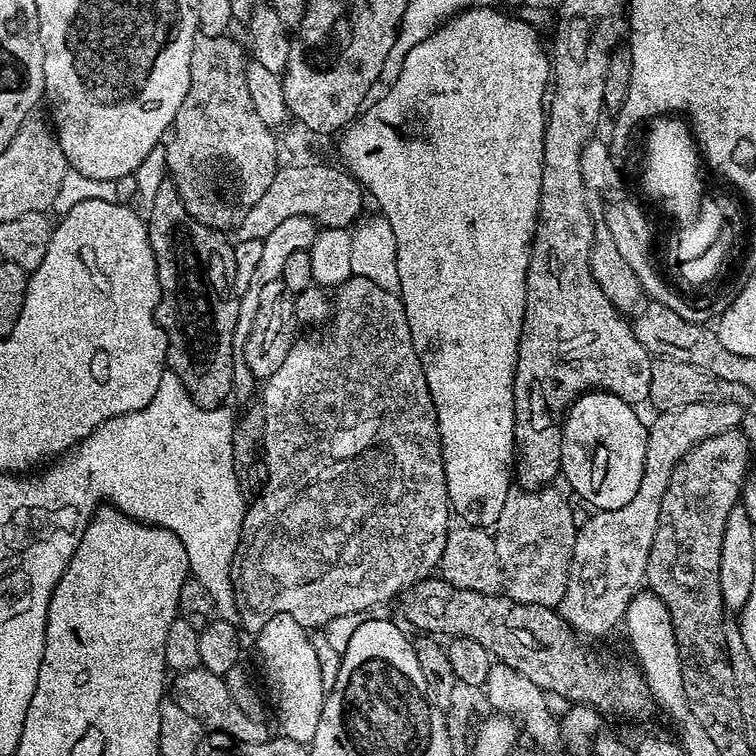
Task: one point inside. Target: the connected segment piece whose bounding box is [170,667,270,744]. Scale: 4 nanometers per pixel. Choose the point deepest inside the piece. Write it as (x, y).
(204, 695)

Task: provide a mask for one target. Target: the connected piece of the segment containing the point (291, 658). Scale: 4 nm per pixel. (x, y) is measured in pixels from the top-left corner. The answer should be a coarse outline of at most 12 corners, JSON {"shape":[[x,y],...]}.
{"shape":[[288,614],[255,640],[279,733],[309,745],[326,695],[309,631]]}

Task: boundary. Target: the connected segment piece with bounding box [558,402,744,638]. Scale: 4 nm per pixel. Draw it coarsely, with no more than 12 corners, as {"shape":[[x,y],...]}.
{"shape":[[694,402],[647,425],[634,498],[579,525],[573,632],[604,636],[645,583],[670,474],[741,427],[738,402]]}

